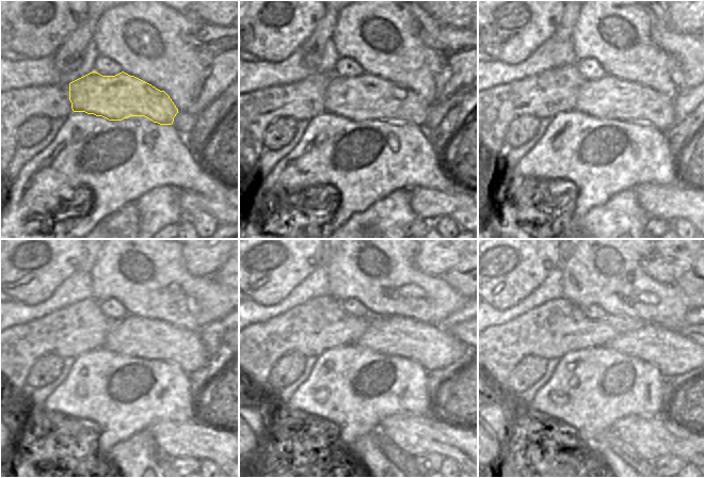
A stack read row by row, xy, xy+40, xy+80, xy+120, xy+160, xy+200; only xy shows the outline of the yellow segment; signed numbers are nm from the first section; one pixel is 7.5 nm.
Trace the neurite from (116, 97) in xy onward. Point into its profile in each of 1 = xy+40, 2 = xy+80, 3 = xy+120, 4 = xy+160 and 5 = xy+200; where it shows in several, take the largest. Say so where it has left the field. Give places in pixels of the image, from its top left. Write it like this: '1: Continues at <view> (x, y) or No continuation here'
1: Continues at xy+40 (365, 97)
2: Continues at xy+80 (611, 98)
3: Continues at xy+120 (132, 336)
4: Continues at xy+160 (400, 336)
5: Continues at xy+200 (673, 354).

